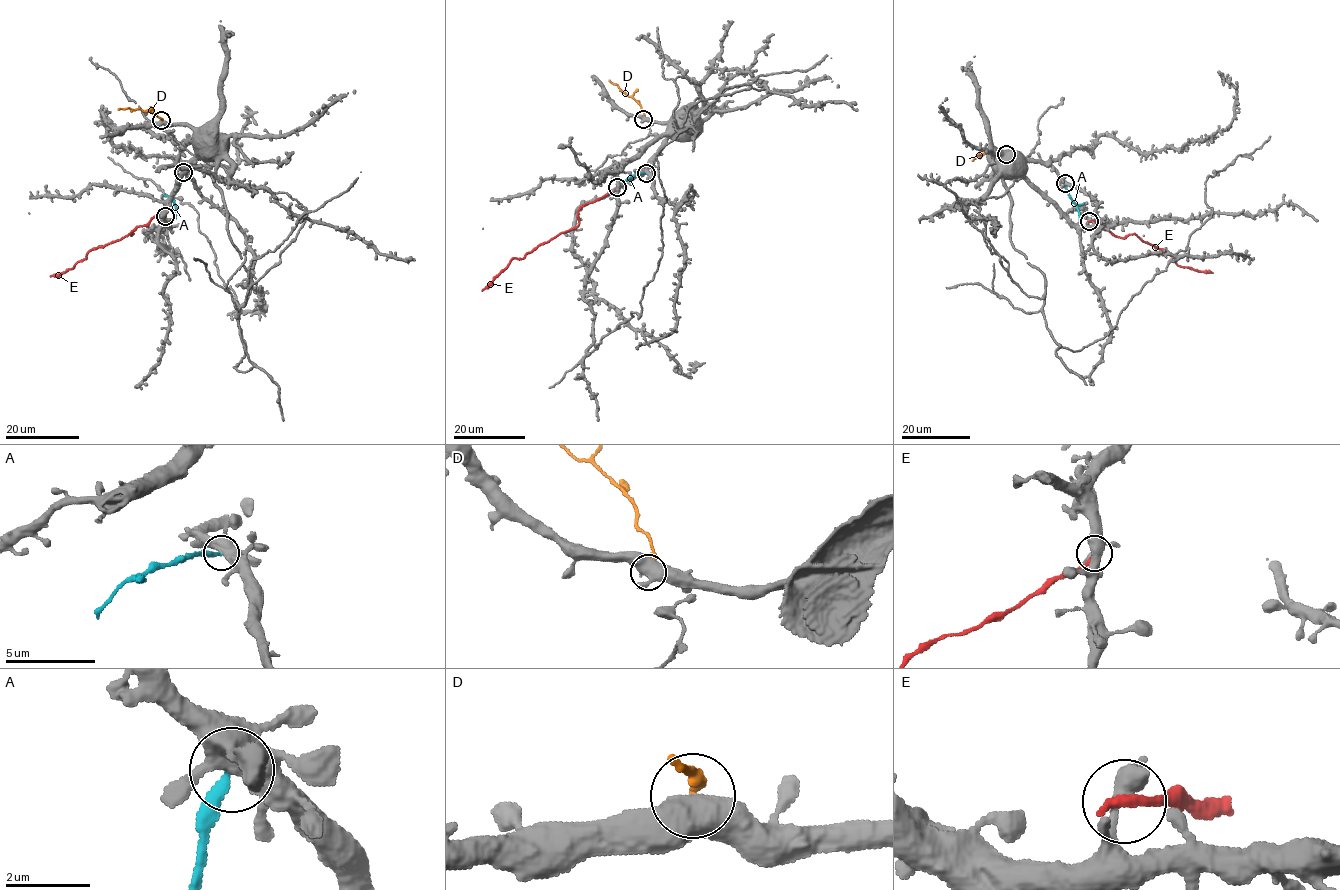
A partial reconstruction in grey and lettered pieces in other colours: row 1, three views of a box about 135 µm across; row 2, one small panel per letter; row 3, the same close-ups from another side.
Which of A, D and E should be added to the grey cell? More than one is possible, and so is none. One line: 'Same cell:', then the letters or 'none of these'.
Same cell: none of these

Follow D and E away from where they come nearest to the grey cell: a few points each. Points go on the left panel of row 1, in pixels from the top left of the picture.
D: (162, 121), (155, 114), (135, 108), (118, 109)
E: (165, 216), (152, 217), (147, 224), (137, 225), (132, 235), (91, 249), (74, 268), (50, 276)

